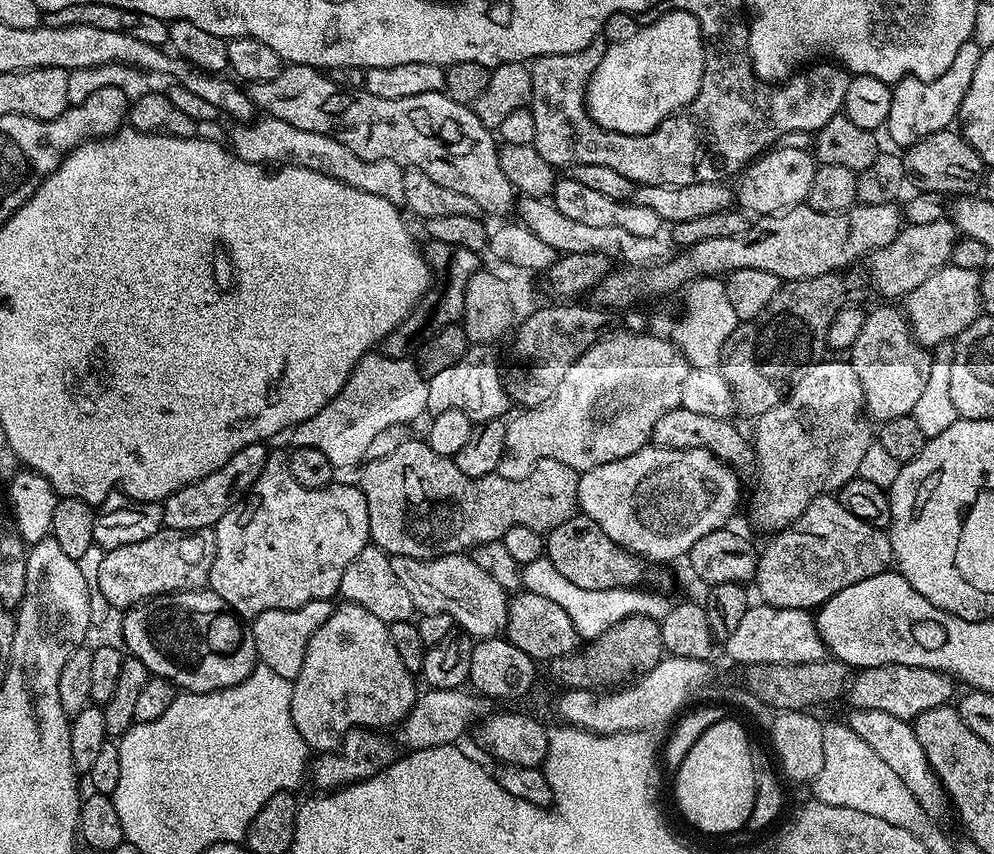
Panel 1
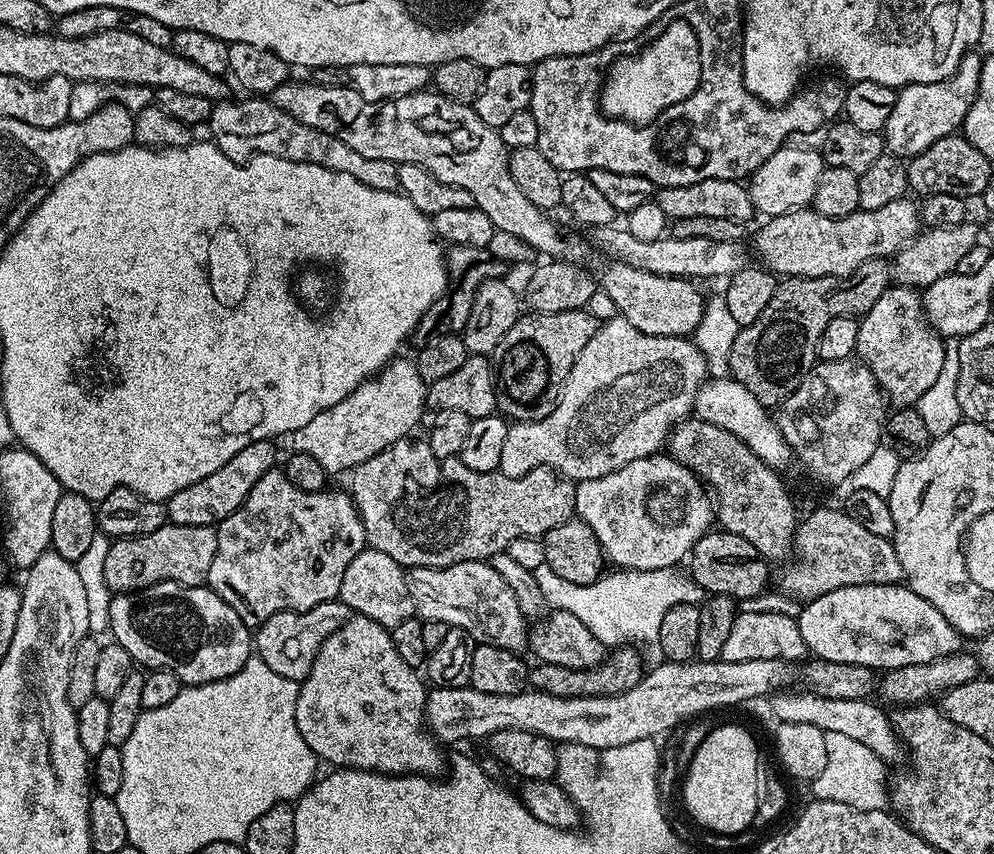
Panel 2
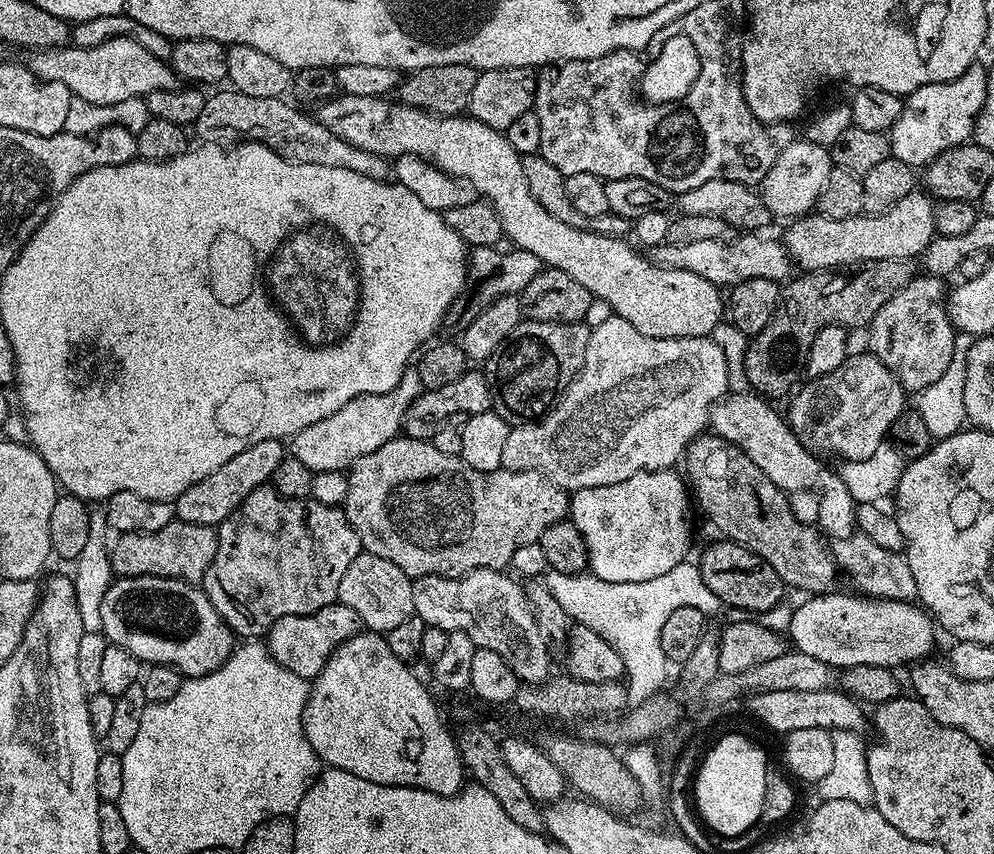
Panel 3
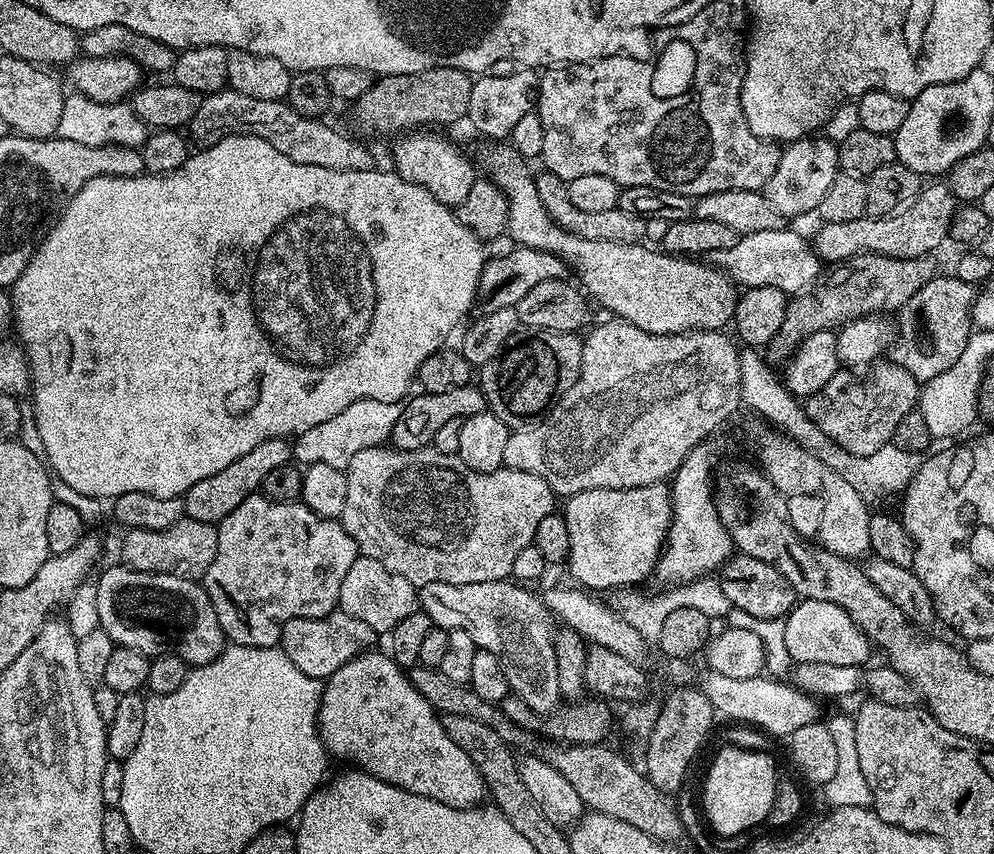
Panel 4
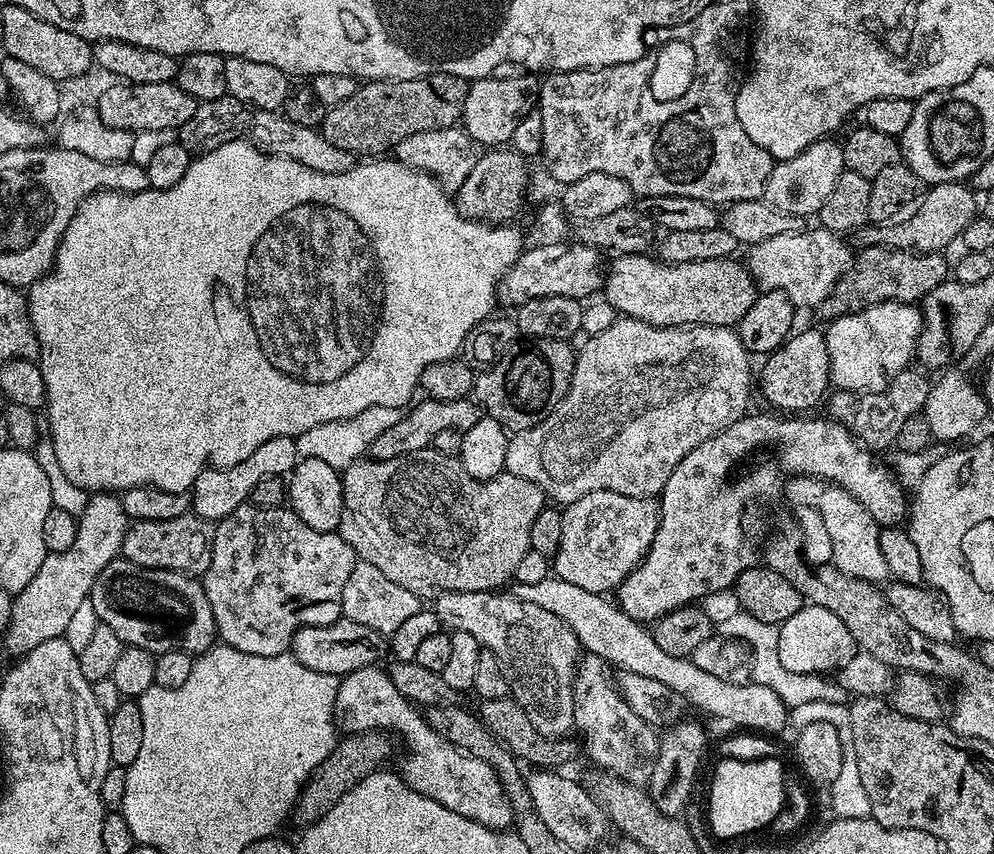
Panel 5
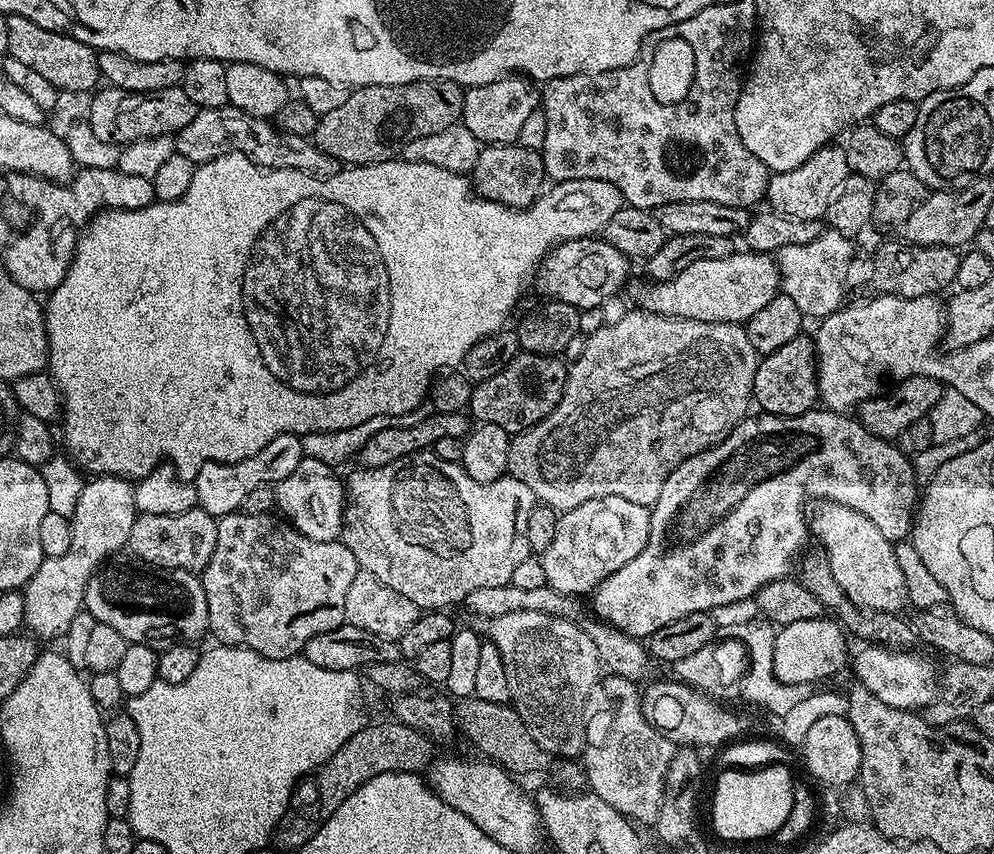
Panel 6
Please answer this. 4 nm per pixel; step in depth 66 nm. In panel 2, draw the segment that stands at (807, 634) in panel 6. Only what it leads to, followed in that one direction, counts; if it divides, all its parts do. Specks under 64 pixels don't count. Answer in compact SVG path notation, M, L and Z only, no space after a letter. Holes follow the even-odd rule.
M903 583L859 584L830 590L830 594L822 594L816 600L807 601L799 609L798 619L802 638L815 659L850 662L873 670L934 662L938 658L959 652L962 648L962 637L956 628L950 626L950 622L946 622L946 618L942 618L942 614L934 610L934 606L926 602L926 598L918 598L918 594L914 594L914 590L910 590Z

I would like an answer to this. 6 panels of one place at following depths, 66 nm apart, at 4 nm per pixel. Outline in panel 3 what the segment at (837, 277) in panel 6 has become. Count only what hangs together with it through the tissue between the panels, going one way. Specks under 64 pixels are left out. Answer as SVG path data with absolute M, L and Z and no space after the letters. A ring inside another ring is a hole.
M737 234L731 242L684 242L682 244L665 242L651 249L650 259L654 264L664 264L674 270L690 270L690 274L699 274L701 278L706 278L706 282L714 282L718 286L750 282L750 278L787 281L793 275L794 261L779 239L771 240L770 237L764 235L768 234Z

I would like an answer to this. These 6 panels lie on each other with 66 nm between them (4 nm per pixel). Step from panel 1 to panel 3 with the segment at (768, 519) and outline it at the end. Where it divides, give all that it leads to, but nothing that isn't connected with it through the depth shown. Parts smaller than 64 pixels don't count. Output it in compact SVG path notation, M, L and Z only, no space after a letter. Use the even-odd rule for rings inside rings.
M863 351L857 356L856 353L849 354L842 366L838 366L838 370L830 370L830 374L809 379L809 384L805 383L791 397L792 405L786 411L788 423L798 430L800 439L809 448L820 454L829 452L832 456L840 456L841 461L870 458L870 454L874 454L874 450L878 450L878 446L889 439L888 431L894 418L898 418L898 414L906 410L906 390L900 385L899 378L871 351Z

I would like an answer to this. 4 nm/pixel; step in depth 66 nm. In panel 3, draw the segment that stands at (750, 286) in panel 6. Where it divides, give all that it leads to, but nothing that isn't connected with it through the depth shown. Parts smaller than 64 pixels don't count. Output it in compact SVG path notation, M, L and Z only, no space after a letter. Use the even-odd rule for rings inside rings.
M337 94L324 101L315 109L314 119L326 130L338 134L346 142L362 150L370 150L385 158L397 156L420 156L437 164L446 174L456 176L459 180L470 182L474 190L491 204L502 222L502 230L515 247L534 254L541 265L557 268L569 275L577 284L584 286L597 301L600 300L615 315L626 318L634 330L650 338L694 338L695 336L711 337L717 325L726 316L726 296L714 282L706 282L699 274L690 274L690 270L674 270L664 264L654 264L643 251L631 248L627 239L618 236L603 236L589 232L587 228L575 228L549 214L526 183L524 162L514 146L510 146L507 135L496 132L490 126L472 119L471 115L440 116L437 112L428 112L425 108L411 108L409 104L393 102L391 99L375 96L358 98Z

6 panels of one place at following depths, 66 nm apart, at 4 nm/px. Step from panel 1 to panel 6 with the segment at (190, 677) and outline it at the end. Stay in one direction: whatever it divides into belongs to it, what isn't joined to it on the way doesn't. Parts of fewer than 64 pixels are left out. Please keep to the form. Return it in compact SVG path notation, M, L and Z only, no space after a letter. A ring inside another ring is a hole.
M112 558L100 565L95 572L92 573L90 582L86 586L86 594L84 595L84 608L96 619L98 624L106 626L114 626L114 630L118 630L118 634L122 634L122 638L126 638L129 644L143 644L148 636L156 636L160 632L160 628L173 628L177 632L179 639L184 642L199 641L200 635L208 632L208 611L206 610L206 594L204 587L200 584L200 577L197 573L188 572L185 568L154 568L145 566L143 562L135 558L127 558L128 560L120 560L121 558Z

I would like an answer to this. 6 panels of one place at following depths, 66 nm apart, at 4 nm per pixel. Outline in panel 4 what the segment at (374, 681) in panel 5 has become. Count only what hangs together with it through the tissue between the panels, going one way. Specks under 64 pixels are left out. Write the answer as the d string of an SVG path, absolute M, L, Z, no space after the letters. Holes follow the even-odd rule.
M369 650L355 656L329 676L323 685L316 722L325 753L329 757L349 760L350 765L359 771L367 772L390 786L442 802L442 806L472 810L483 805L486 800L484 779L482 774L478 774L478 766L470 762L470 754L466 754L466 750L446 734L436 709L412 685L409 673L398 667L387 651L376 651Z

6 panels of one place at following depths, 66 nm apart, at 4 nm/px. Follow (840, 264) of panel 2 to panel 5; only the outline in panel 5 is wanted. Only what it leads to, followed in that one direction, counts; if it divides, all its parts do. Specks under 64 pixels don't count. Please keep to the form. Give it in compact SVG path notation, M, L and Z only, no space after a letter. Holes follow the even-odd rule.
M967 183L934 184L924 193L924 201L906 218L906 222L886 224L883 226L865 226L860 229L858 239L864 246L883 246L901 248L907 252L943 253L947 244L961 239L970 226L970 222L978 215L978 196Z

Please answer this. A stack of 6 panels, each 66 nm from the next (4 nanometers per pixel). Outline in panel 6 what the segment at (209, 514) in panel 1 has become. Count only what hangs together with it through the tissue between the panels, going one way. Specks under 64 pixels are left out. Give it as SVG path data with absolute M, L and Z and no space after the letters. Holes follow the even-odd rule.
M294 432L278 434L258 454L254 454L245 460L239 460L233 464L223 464L222 462L206 462L202 470L198 470L195 478L196 503L206 514L217 518L238 512L242 509L242 501L246 499L246 494L251 494L256 487L263 484L275 486L282 478L286 478L298 466L298 462L304 460L303 442L301 437Z

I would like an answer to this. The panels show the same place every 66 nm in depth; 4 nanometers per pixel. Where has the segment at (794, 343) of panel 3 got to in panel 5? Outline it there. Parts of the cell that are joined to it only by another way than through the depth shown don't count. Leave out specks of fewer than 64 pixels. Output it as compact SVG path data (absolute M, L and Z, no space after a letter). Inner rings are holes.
M864 246L859 249L860 257L851 261L850 267L845 272L843 278L834 286L834 290L829 296L821 302L818 312L819 315L835 318L845 316L851 312L857 312L863 308L869 308L875 304L881 304L887 300L897 300L899 304L916 304L923 301L934 286L942 286L942 282L949 279L950 264L943 259L945 258L938 252L907 252L901 248L886 248L883 246Z

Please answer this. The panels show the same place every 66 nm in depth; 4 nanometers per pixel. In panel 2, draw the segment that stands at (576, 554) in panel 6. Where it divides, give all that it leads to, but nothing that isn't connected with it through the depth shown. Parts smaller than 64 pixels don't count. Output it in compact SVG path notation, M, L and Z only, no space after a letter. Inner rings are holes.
M657 454L655 456L647 456L646 458L638 458L618 470L606 474L602 478L590 478L589 480L579 481L576 484L576 516L584 520L586 526L590 526L590 530L594 530L594 538L600 543L600 551L604 553L611 563L612 560L616 563L615 567L617 569L645 572L646 570L658 570L659 568L675 568L681 563L679 560L683 556L685 559L691 553L692 548L698 542L698 538L705 536L713 527L714 500L710 495L709 489L705 487L699 476L692 473L686 466L682 466L673 456Z

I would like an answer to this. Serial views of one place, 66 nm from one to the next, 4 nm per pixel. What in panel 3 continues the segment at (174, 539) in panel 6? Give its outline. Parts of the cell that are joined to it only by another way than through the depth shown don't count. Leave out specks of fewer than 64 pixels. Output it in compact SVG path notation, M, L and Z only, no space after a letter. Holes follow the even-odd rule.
M171 520L162 530L125 532L117 538L112 552L112 571L121 576L166 576L170 580L203 581L210 562L218 550L216 528L211 524L195 524Z

